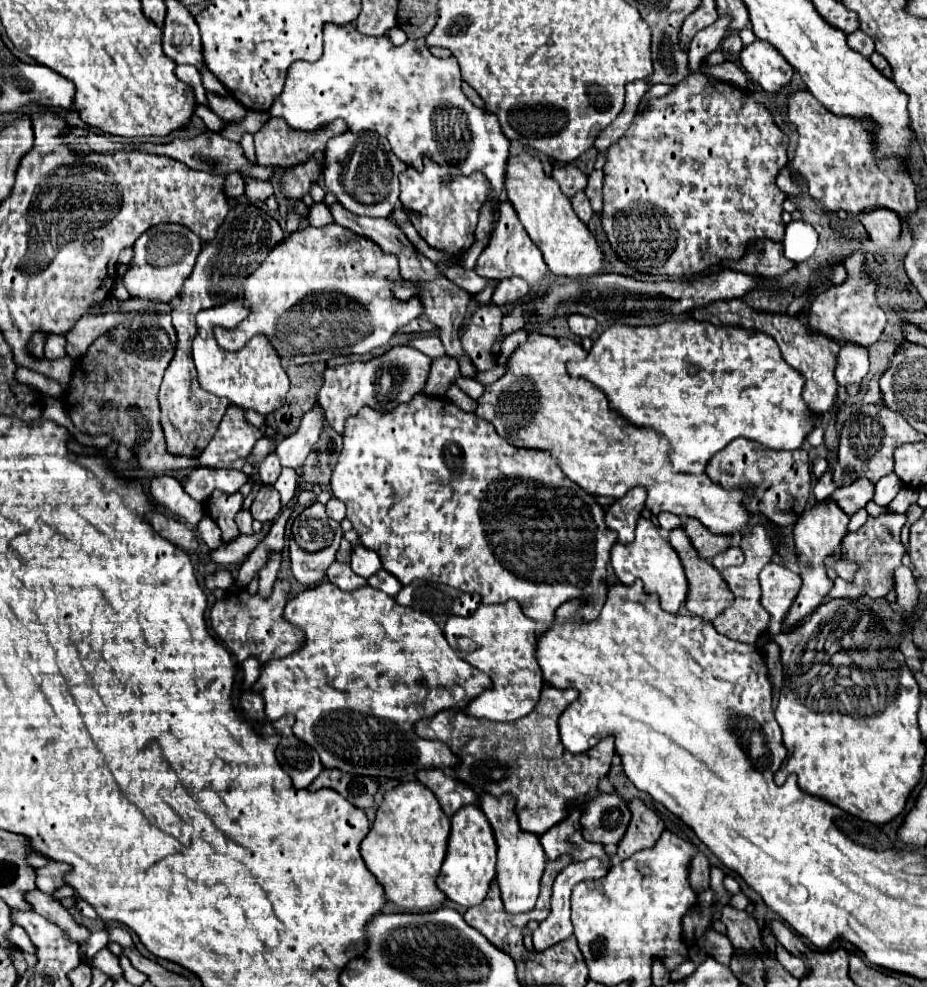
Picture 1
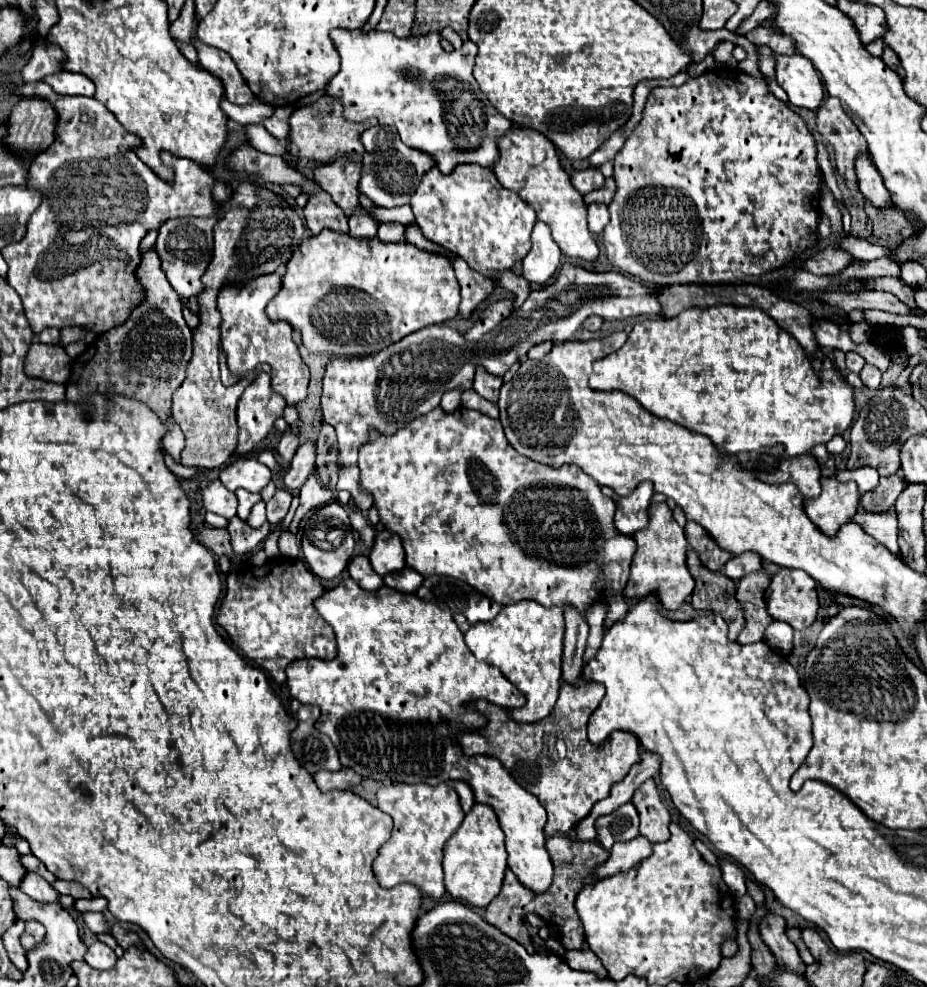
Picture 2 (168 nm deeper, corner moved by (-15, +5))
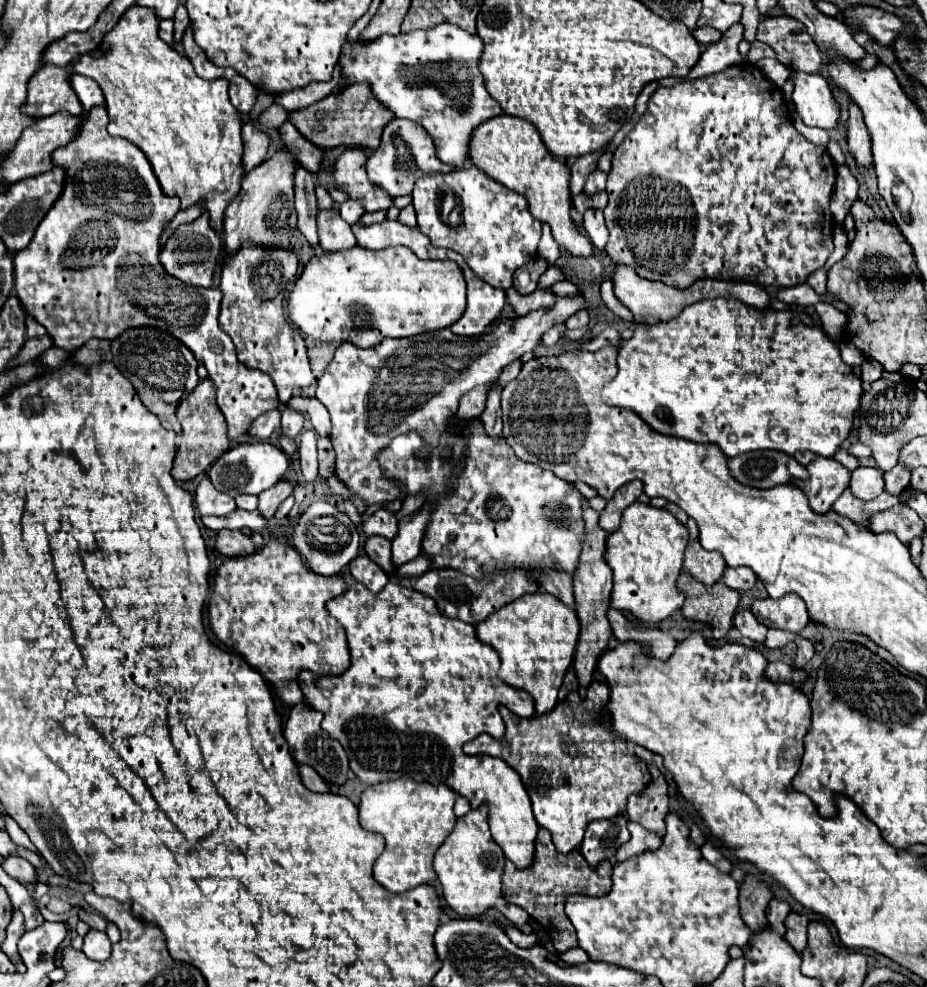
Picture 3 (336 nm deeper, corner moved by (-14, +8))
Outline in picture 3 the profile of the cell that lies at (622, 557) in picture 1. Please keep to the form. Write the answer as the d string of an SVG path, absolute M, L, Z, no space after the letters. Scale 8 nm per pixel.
M639 501L631 503L623 511L621 527L615 533L611 533L605 541L605 559L607 559L607 565L615 573L611 607L617 611L629 611L639 621L645 621L645 623L659 623L665 617L669 617L675 609L679 609L683 605L683 595L677 591L675 581L681 573L687 539L689 539L687 529L671 513L667 513L663 509L653 509L653 507L639 503Z

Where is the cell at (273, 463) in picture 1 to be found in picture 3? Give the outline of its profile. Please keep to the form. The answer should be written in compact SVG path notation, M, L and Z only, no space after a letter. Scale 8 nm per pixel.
M281 407L281 415L283 415L283 421L281 421L281 431L287 435L287 437L297 437L301 431L303 431L303 427L305 427L305 417L299 413L299 411L295 411L295 409L291 409L291 407Z

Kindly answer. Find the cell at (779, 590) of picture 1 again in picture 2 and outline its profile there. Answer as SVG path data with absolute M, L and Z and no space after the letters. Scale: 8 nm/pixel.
M780 570L768 590L766 590L766 602L768 602L768 612L774 620L780 620L780 622L788 622L794 630L804 630L808 628L816 614L818 614L818 608L820 608L820 602L818 602L818 592L816 592L816 582L804 574L802 570Z

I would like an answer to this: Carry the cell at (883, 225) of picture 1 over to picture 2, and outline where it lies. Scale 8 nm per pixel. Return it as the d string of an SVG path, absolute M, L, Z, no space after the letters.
M860 156L856 160L856 174L858 174L858 184L860 184L860 192L864 194L866 200L872 202L872 206L876 206L878 210L896 210L892 204L892 194L890 190L884 186L884 180L880 178L880 172L876 170L876 166Z

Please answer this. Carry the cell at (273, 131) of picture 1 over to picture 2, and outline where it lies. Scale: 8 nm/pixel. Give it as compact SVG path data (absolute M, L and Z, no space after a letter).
M322 96L320 100L300 106L290 116L290 136L288 136L288 154L294 158L310 158L322 164L338 156L362 156L364 146L358 140L358 134L364 132L368 124L356 124L342 118L342 106L330 98Z

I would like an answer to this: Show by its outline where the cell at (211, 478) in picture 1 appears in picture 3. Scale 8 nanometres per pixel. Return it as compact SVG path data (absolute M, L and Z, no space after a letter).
M243 443L243 445L235 445L231 447L229 451L225 451L213 465L211 465L211 471L209 471L209 477L213 481L213 485L231 495L231 497L237 497L237 495L259 495L261 491L273 487L275 483L279 483L285 475L285 471L289 469L289 459L287 455L271 445L271 443Z

